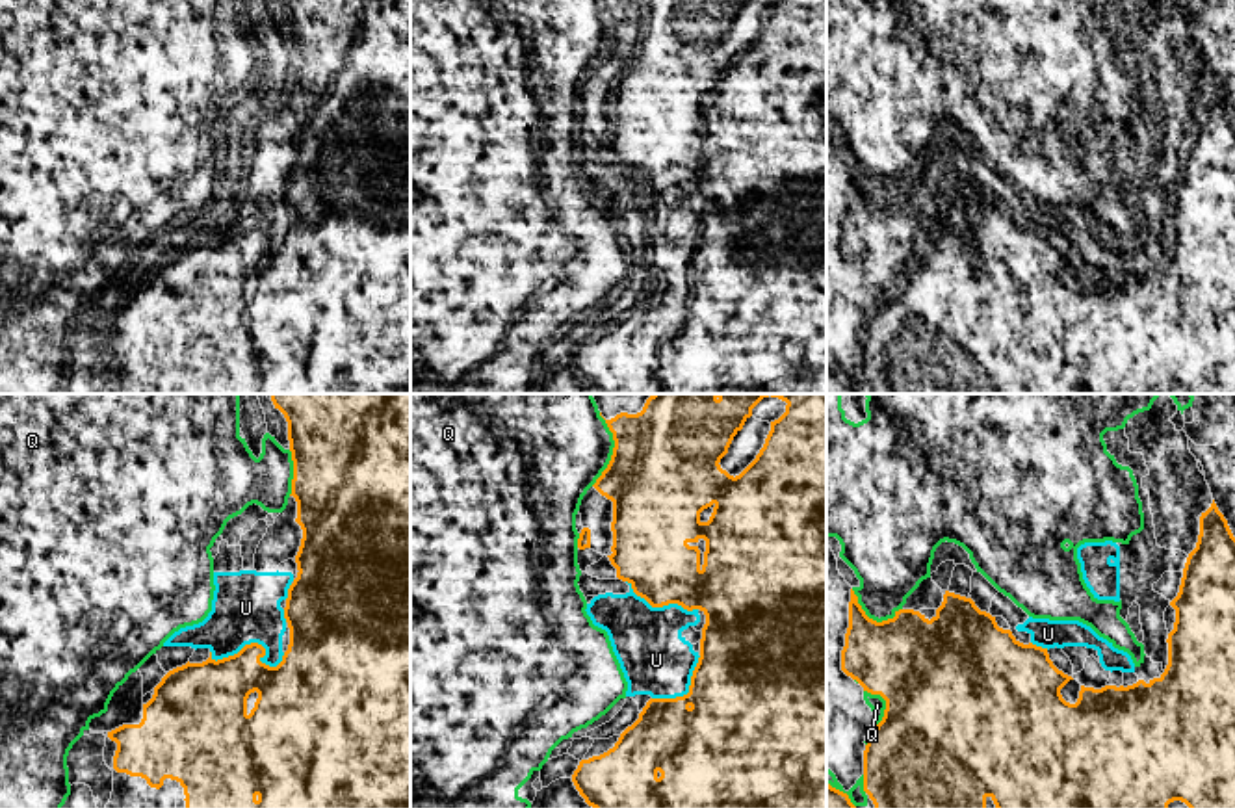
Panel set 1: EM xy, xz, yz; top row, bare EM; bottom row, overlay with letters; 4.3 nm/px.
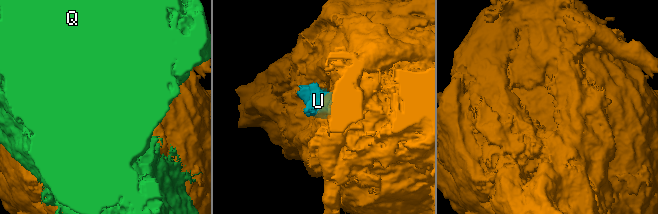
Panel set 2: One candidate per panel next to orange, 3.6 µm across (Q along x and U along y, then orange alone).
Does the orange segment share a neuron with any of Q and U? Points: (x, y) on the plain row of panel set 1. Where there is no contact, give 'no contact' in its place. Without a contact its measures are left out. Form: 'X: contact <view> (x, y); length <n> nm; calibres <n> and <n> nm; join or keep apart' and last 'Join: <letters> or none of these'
Q: contact xz (613, 36); length 300 nm; calibres 480 and 380 nm; keep apart
U: contact xy (255, 227); length 320 nm; calibres 240 and 300 nm; join
Join: U

